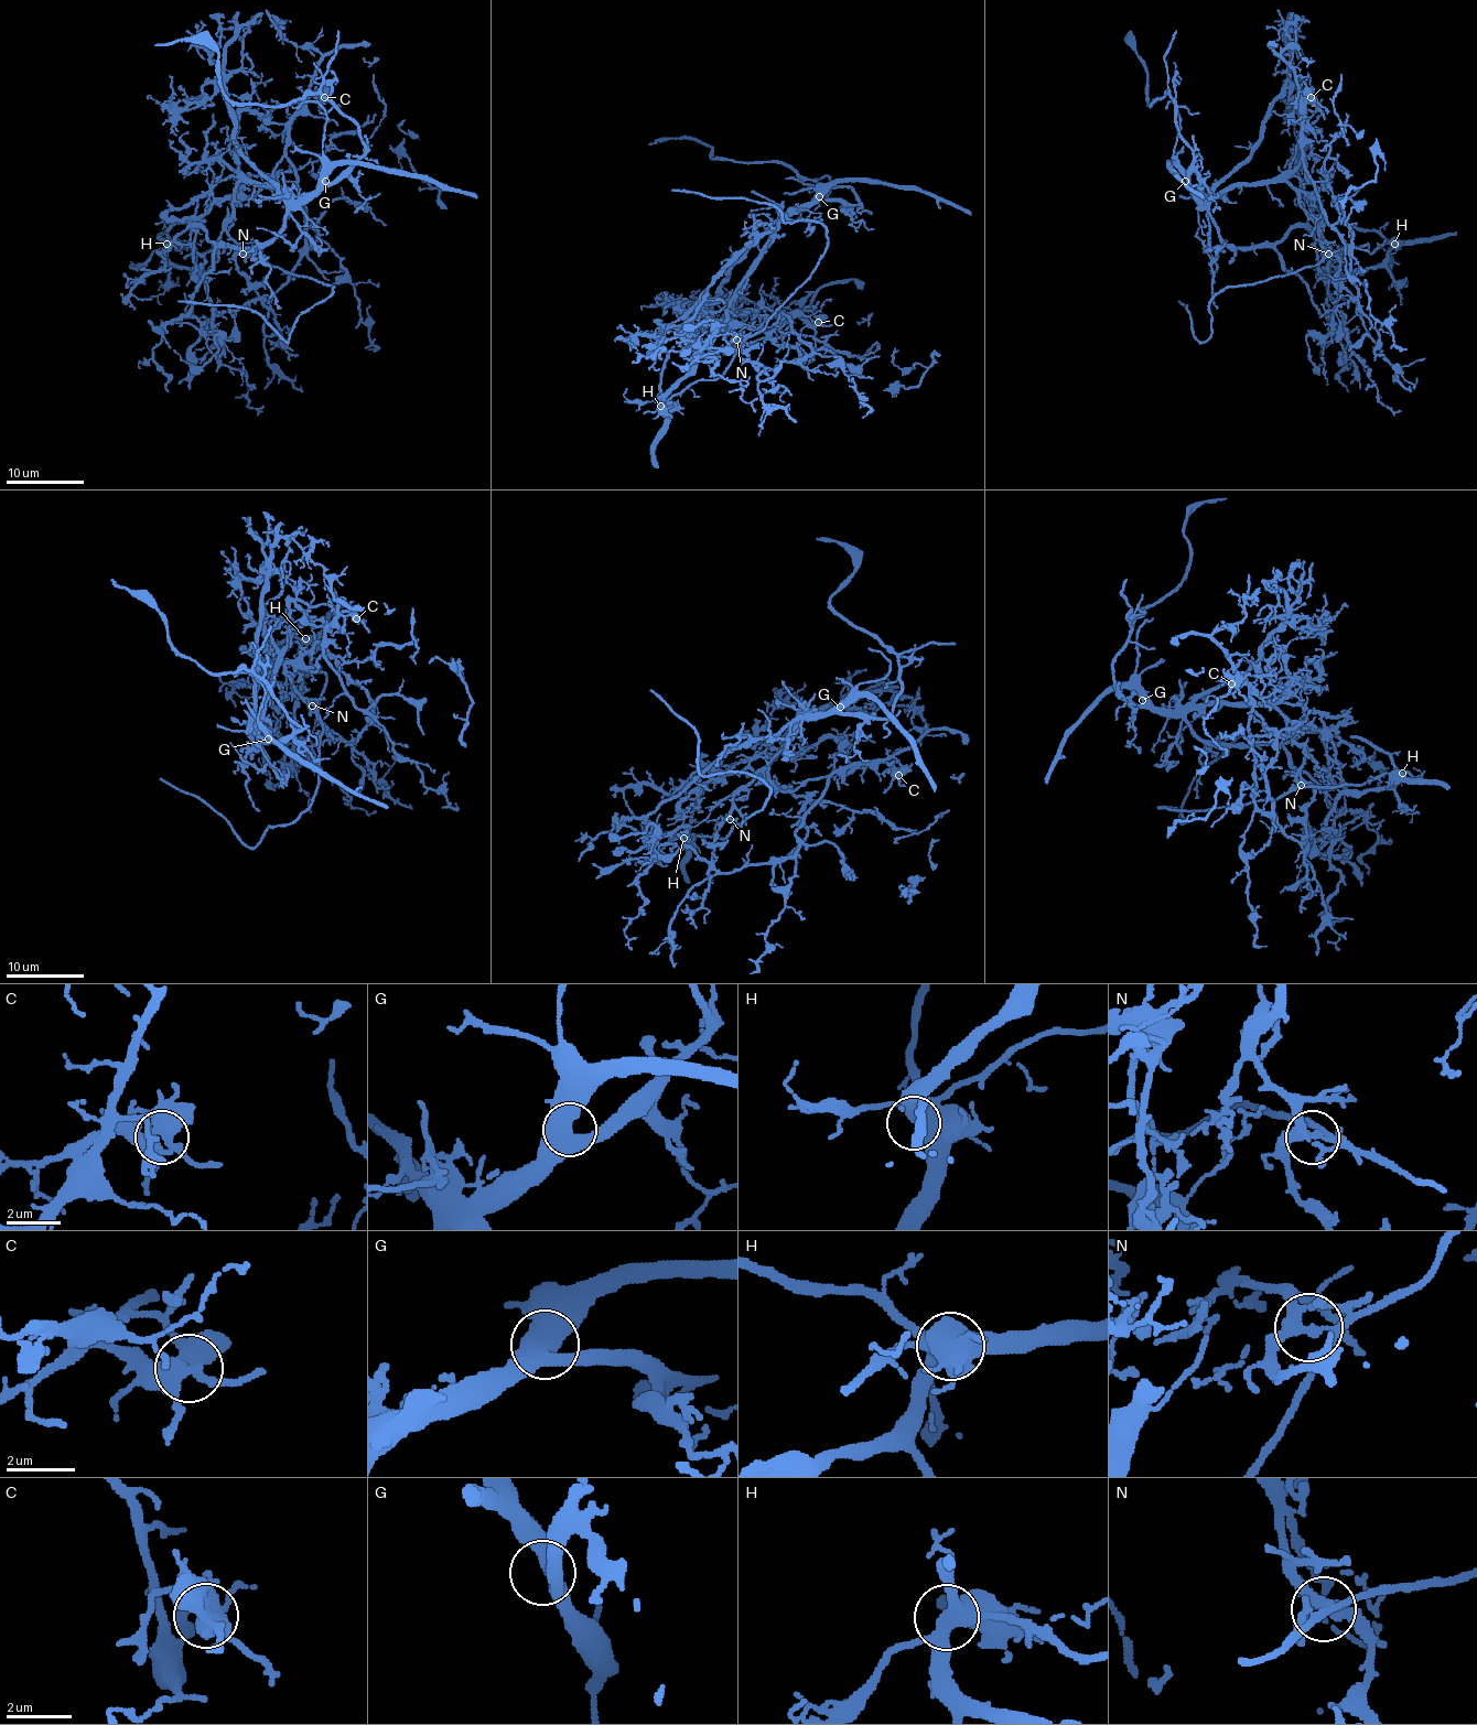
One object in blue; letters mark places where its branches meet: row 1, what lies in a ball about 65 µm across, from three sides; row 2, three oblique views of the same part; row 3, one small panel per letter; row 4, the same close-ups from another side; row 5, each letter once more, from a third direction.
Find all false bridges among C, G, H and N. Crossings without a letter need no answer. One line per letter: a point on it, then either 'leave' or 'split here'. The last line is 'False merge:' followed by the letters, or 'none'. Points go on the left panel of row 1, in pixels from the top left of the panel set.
C: at (324, 97); split here
G: at (325, 181); leave
H: at (166, 244); leave
N: at (243, 254); split here
False merge: C, N

